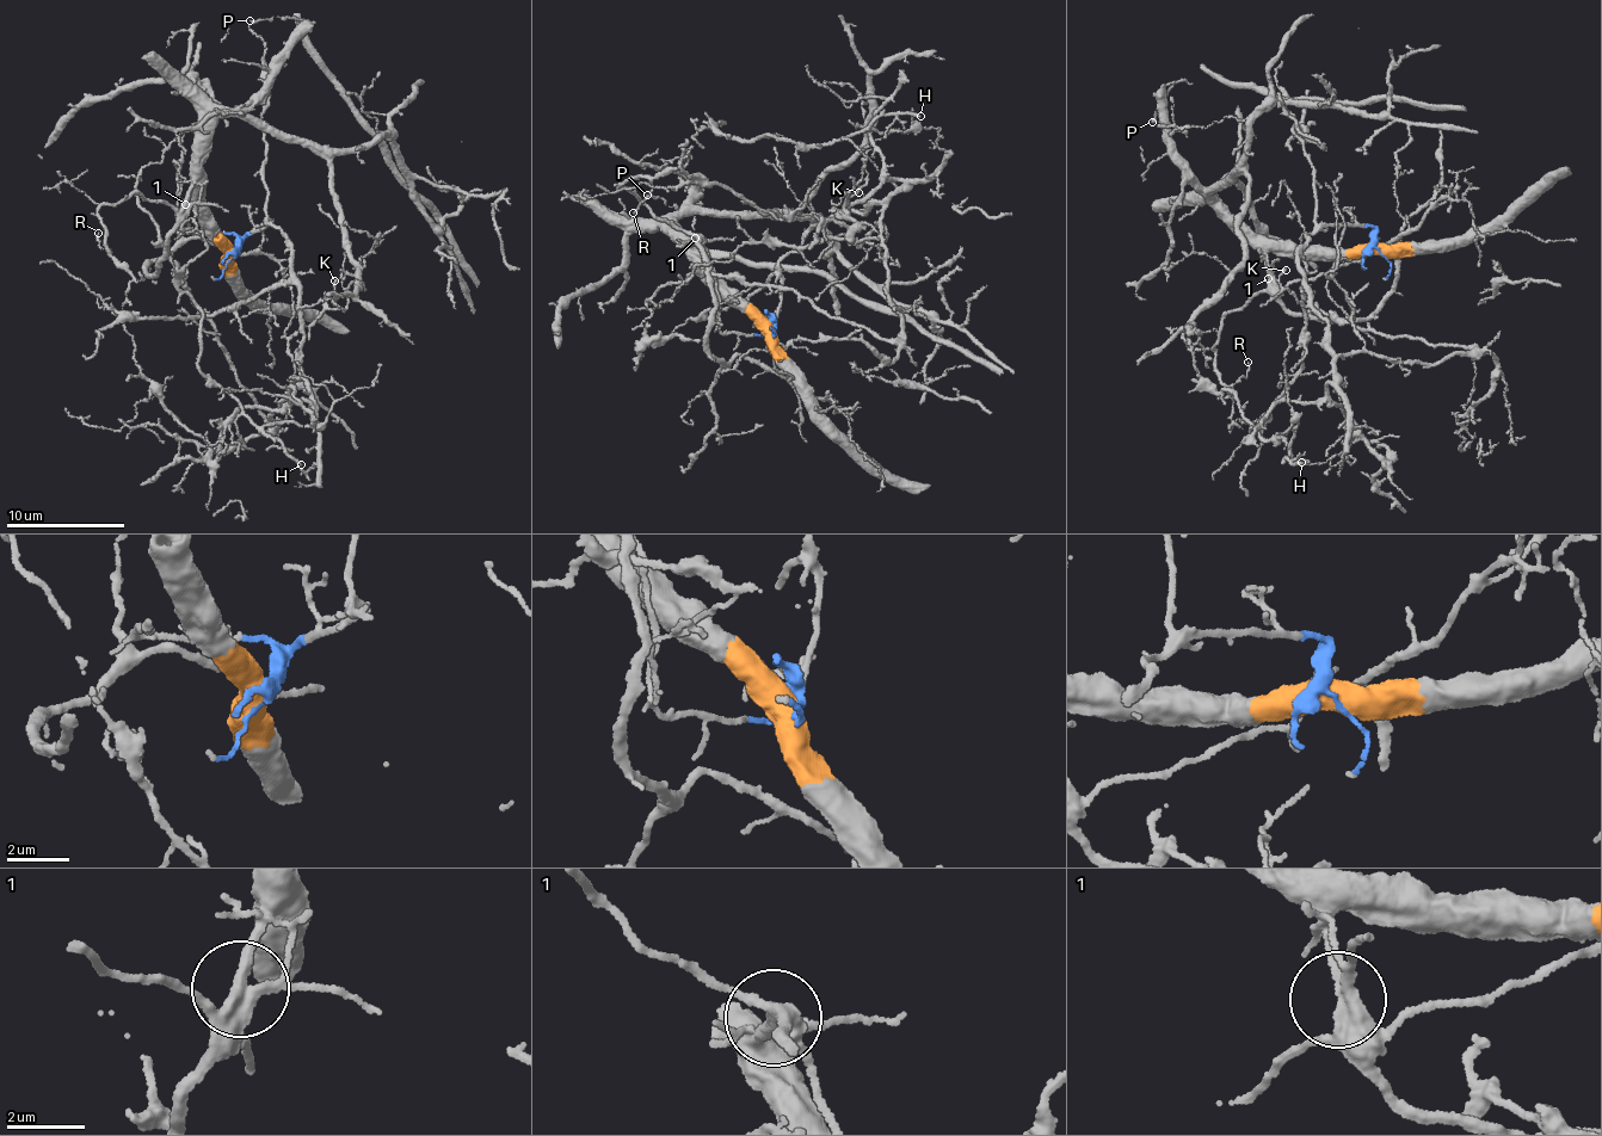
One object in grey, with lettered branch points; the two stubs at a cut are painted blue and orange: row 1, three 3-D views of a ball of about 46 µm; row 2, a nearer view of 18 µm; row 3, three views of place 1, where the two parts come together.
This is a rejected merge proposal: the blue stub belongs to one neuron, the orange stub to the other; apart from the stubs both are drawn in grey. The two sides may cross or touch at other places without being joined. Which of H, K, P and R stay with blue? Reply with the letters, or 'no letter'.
H, K

